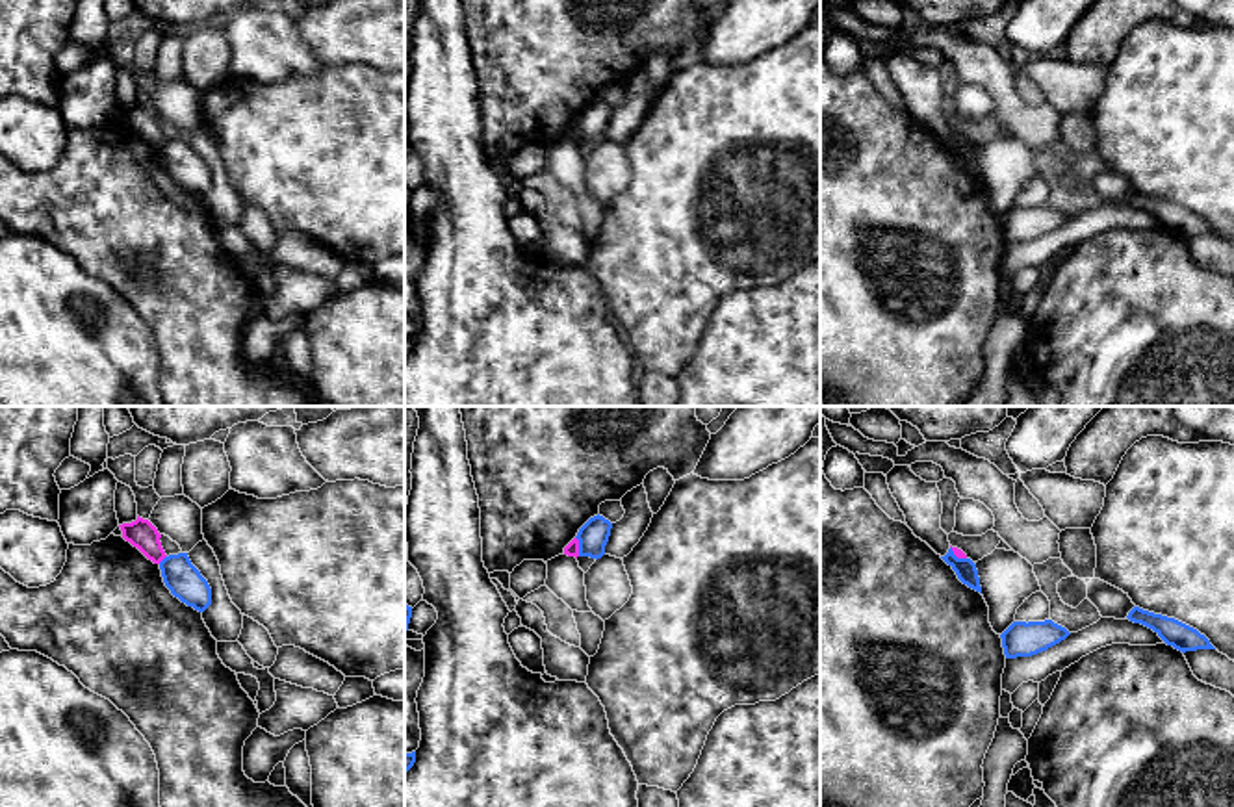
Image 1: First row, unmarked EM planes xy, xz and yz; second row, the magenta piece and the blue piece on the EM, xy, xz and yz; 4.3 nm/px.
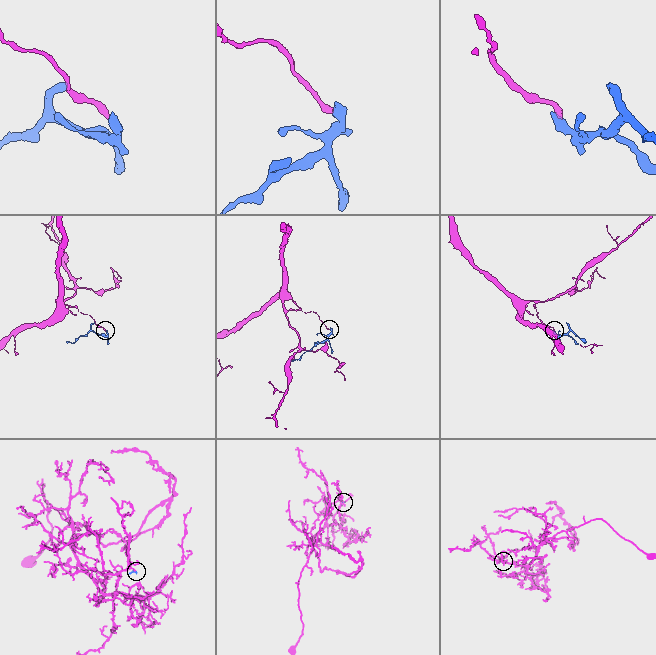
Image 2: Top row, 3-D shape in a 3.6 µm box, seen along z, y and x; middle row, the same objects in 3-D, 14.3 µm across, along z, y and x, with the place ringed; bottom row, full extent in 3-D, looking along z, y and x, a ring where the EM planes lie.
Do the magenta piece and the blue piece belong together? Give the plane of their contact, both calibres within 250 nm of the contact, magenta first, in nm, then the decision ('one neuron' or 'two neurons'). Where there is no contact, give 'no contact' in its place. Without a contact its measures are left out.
xz | 60/130 nm | two neurons

